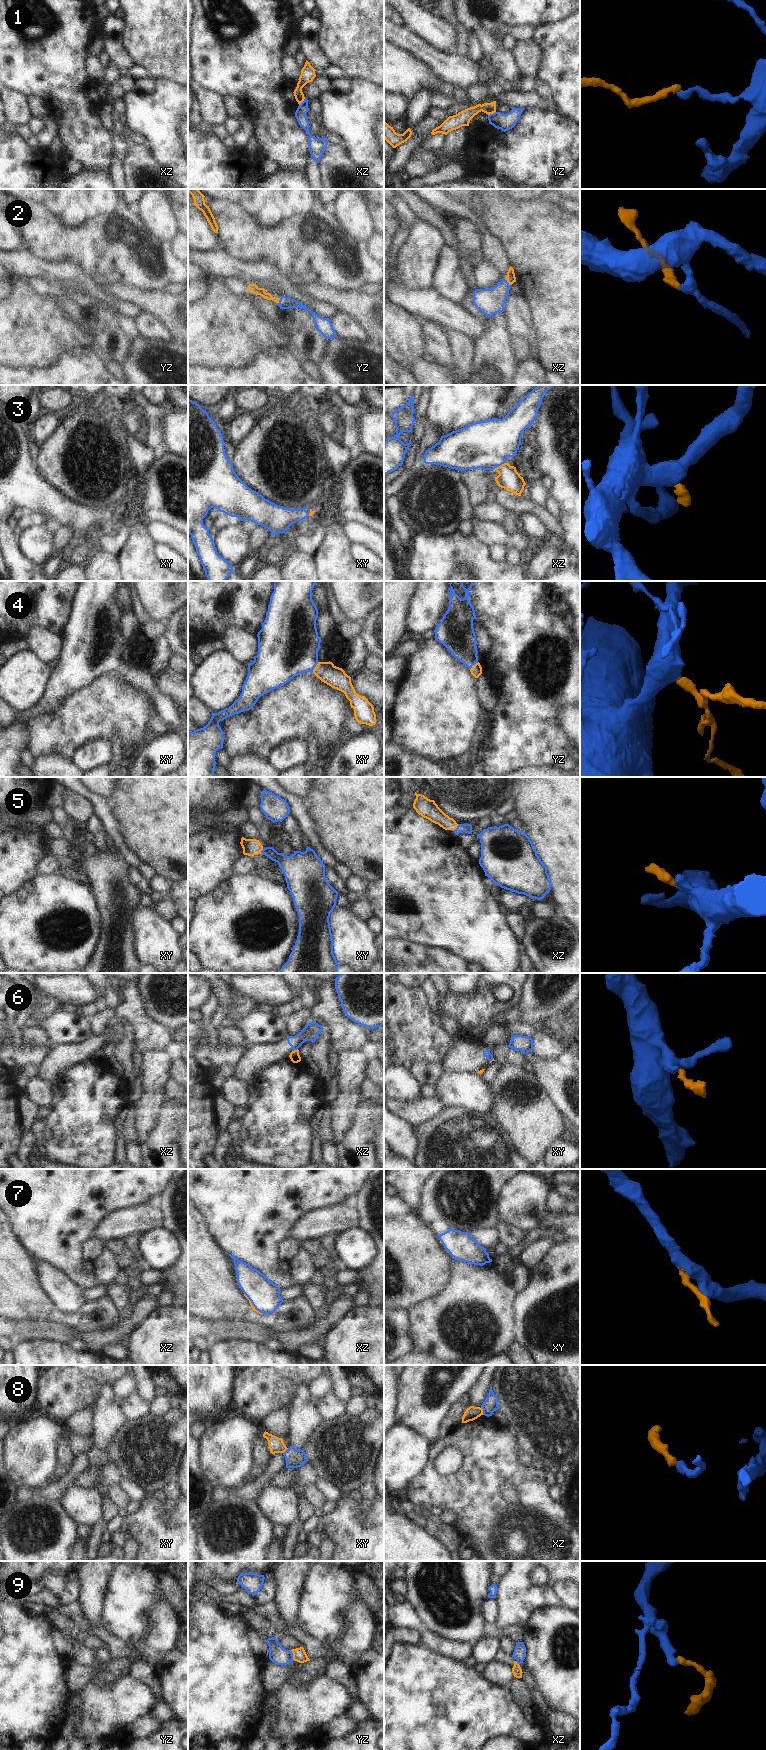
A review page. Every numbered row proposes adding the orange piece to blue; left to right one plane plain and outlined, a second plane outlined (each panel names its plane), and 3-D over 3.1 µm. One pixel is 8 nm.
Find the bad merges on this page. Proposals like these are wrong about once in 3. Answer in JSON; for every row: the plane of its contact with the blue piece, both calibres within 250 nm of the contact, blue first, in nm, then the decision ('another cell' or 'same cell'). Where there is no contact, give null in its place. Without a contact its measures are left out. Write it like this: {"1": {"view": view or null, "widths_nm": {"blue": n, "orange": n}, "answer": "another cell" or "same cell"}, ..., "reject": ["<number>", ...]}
{"1": {"view": "yz", "widths_nm": {"blue": 140, "orange": 120}, "answer": "another cell"}, "2": {"view": "xz", "widths_nm": {"blue": 220, "orange": 70}, "answer": "same cell"}, "3": {"view": "xz", "widths_nm": {"blue": 380, "orange": 170}, "answer": "same cell"}, "4": {"view": "xy", "widths_nm": {"blue": 440, "orange": 160}, "answer": "same cell"}, "5": {"view": "xz", "widths_nm": {"blue": 80, "orange": 140}, "answer": "same cell"}, "6": {"view": "xz", "widths_nm": {"blue": 130, "orange": 80}, "answer": "another cell"}, "7": {"view": "xz", "widths_nm": {"blue": 240, "orange": 30}, "answer": "same cell"}, "8": {"view": "xz", "widths_nm": {"blue": 120, "orange": 110}, "answer": "another cell"}, "9": {"view": "yz", "widths_nm": {"blue": 140, "orange": 110}, "answer": "another cell"}, "reject": ["1", "6", "8", "9"]}

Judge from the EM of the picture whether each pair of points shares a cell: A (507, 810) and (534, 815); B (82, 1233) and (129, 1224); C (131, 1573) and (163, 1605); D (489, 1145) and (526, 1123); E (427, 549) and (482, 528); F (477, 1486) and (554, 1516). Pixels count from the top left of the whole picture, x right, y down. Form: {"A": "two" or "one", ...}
{"A": "two", "B": "two", "C": "two", "D": "two", "E": "two", "F": "one"}

